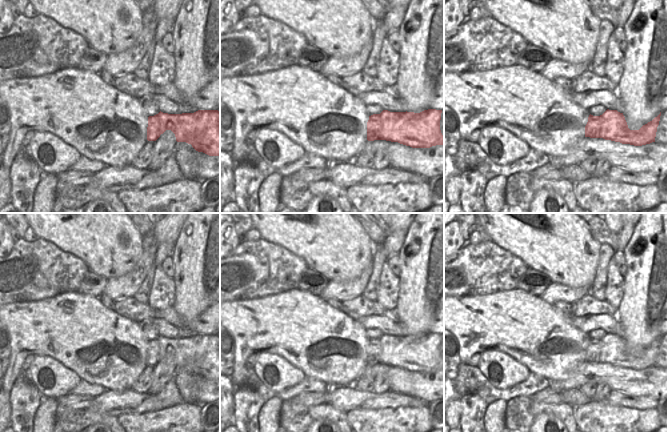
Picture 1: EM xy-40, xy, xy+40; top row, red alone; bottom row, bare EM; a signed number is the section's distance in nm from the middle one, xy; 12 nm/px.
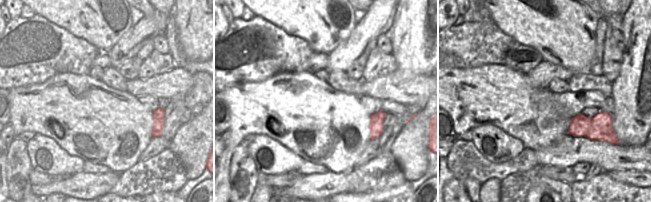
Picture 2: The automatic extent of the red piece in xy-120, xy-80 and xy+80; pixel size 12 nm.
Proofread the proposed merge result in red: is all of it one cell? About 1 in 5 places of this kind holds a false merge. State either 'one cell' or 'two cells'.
two cells

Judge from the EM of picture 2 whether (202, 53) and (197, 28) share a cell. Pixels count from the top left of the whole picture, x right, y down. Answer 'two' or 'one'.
one

